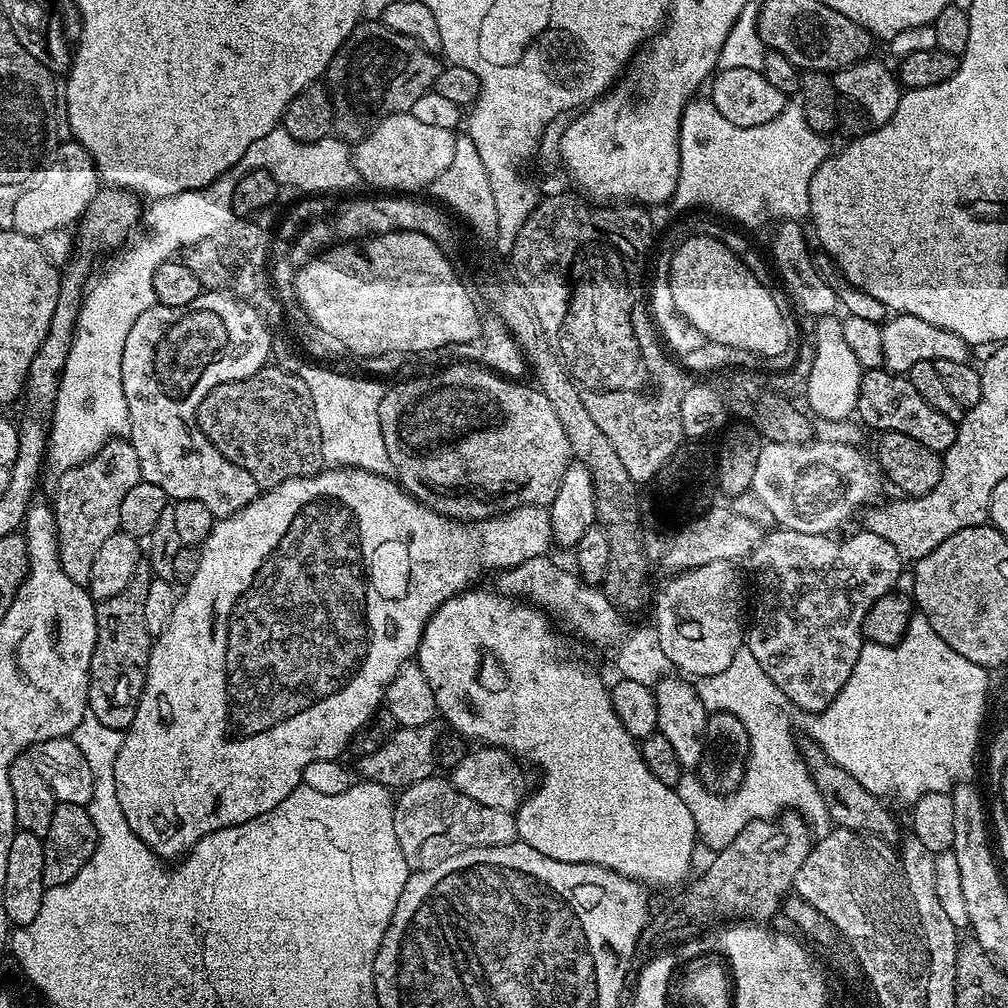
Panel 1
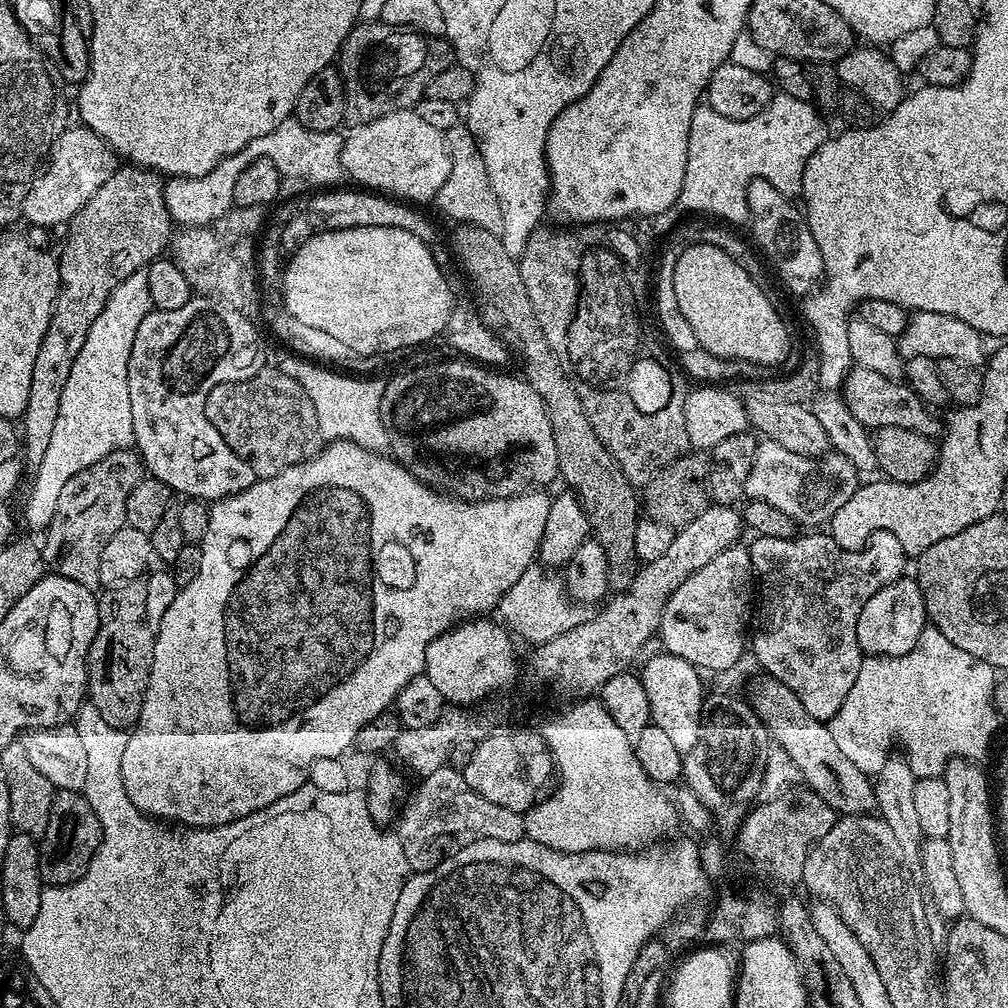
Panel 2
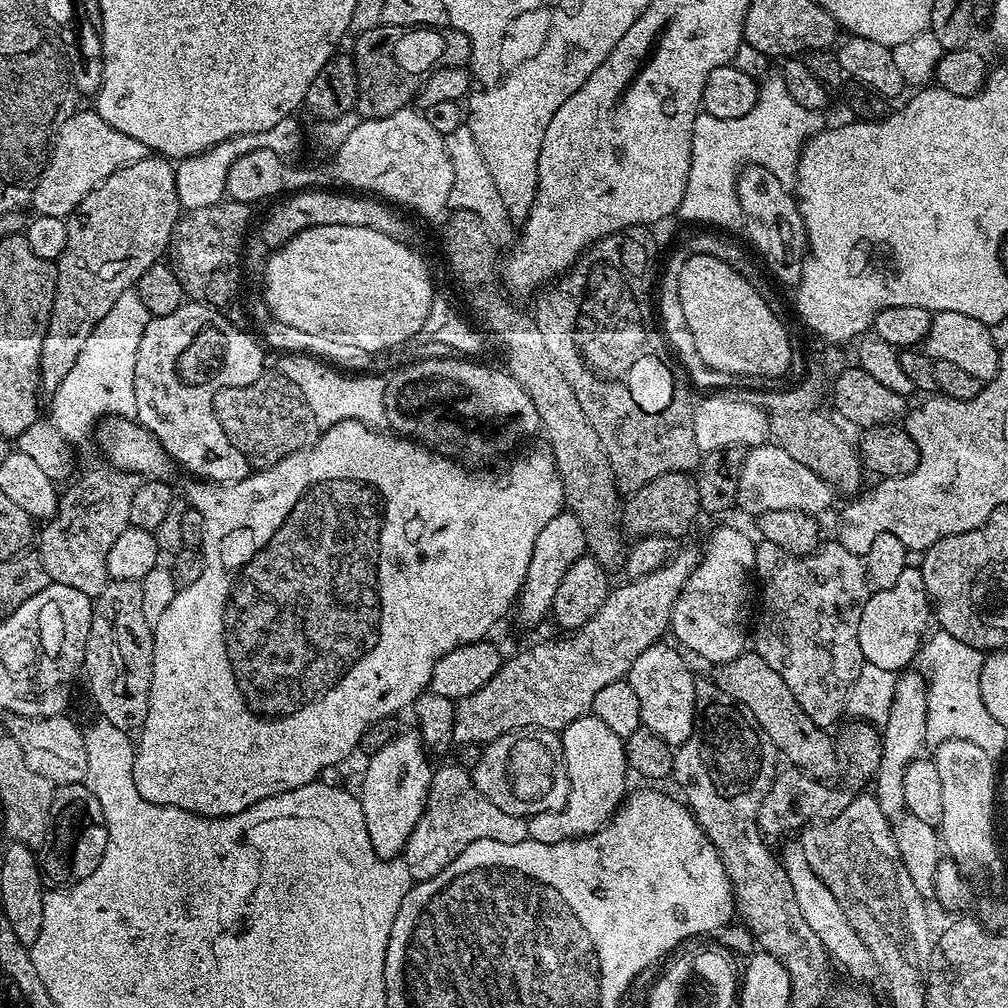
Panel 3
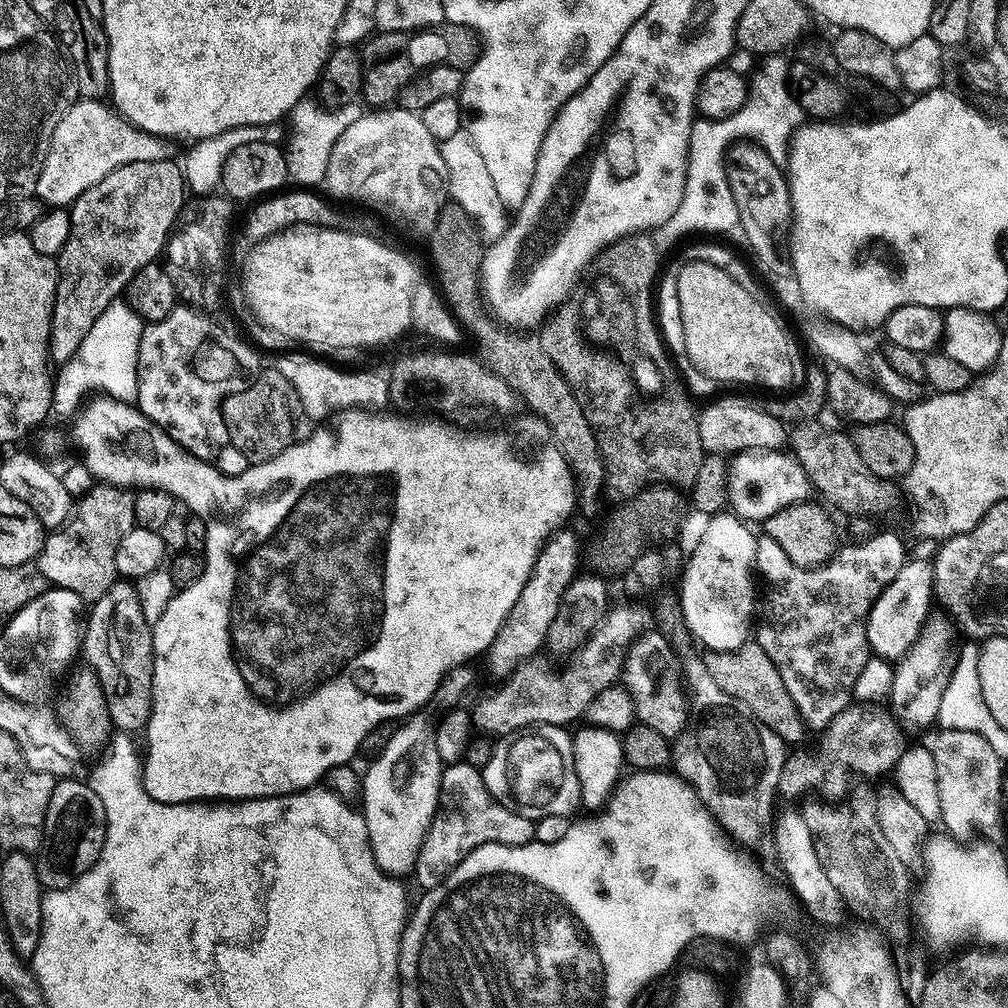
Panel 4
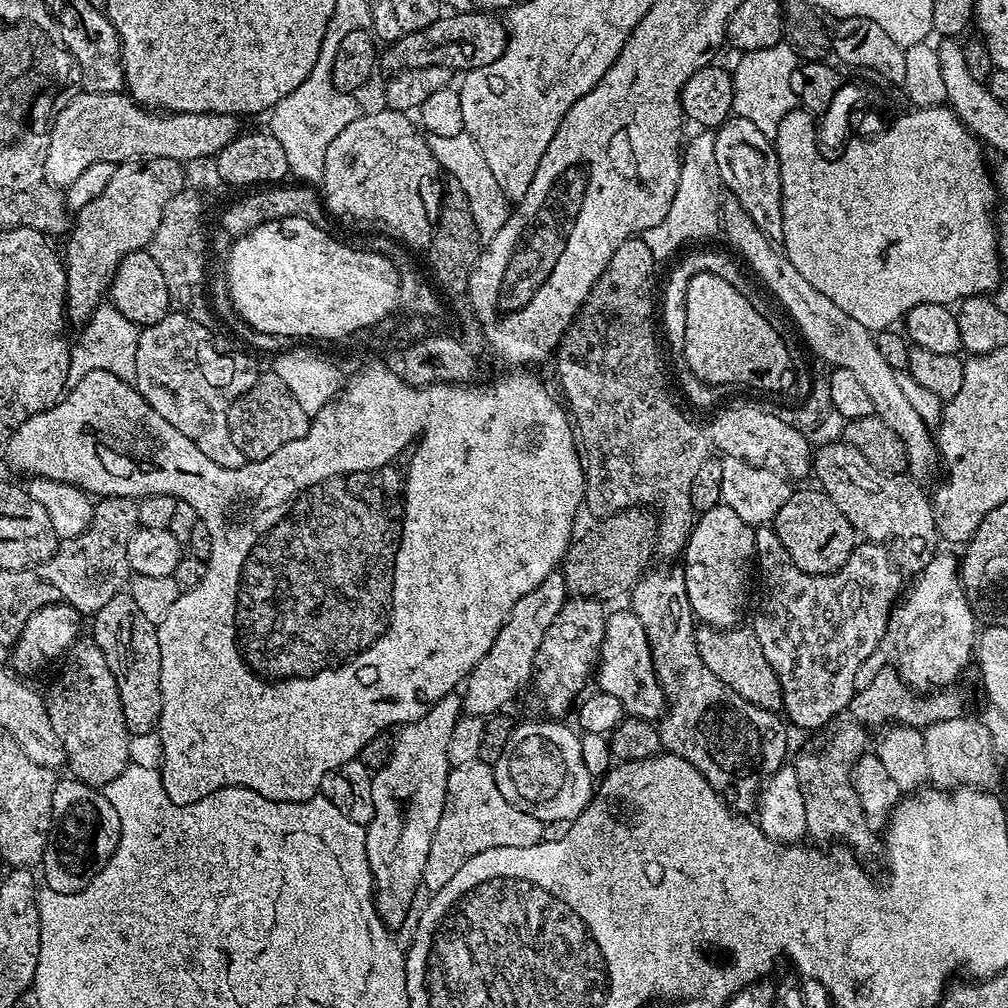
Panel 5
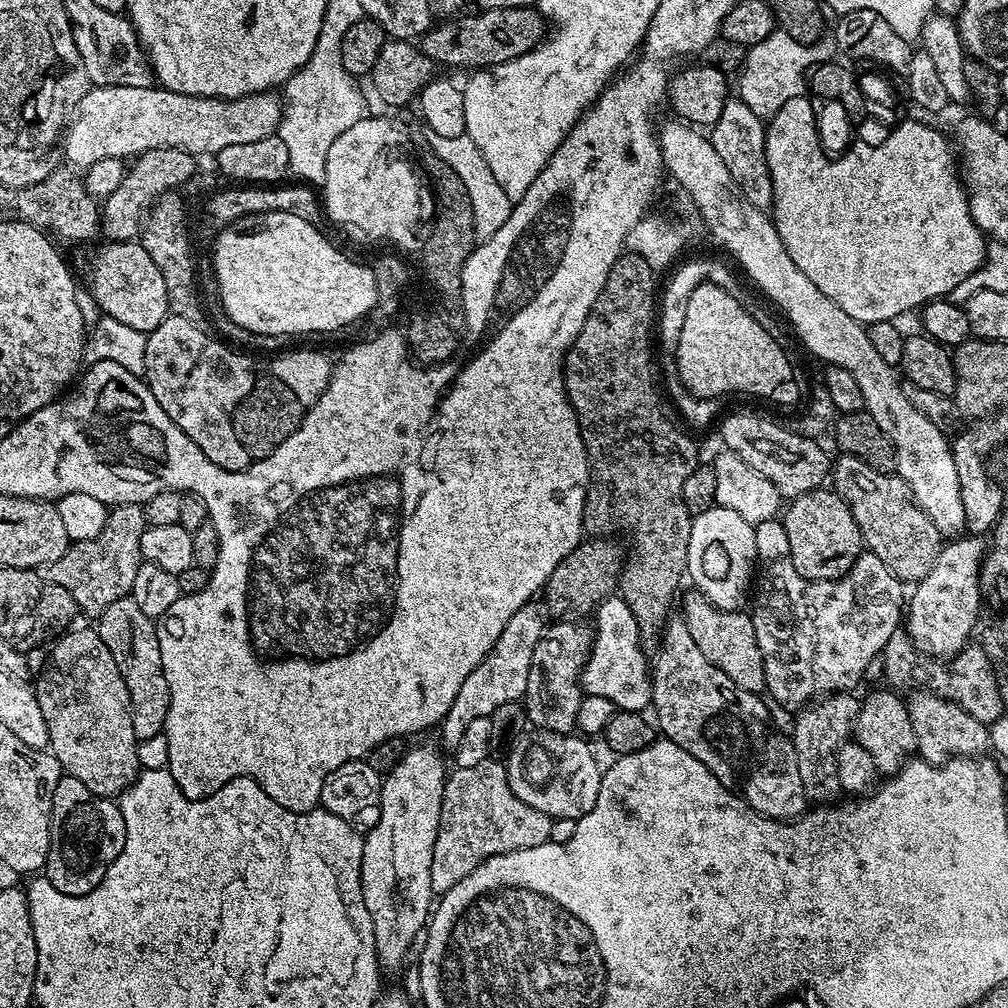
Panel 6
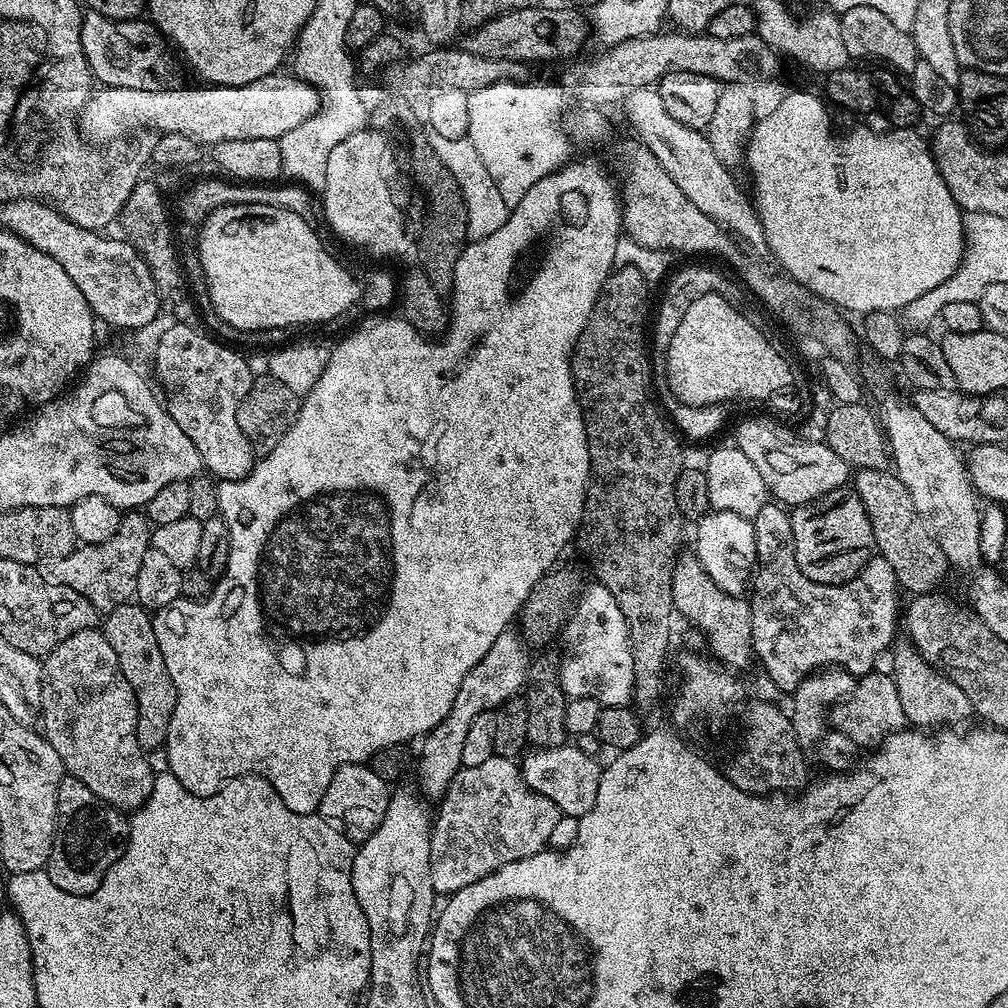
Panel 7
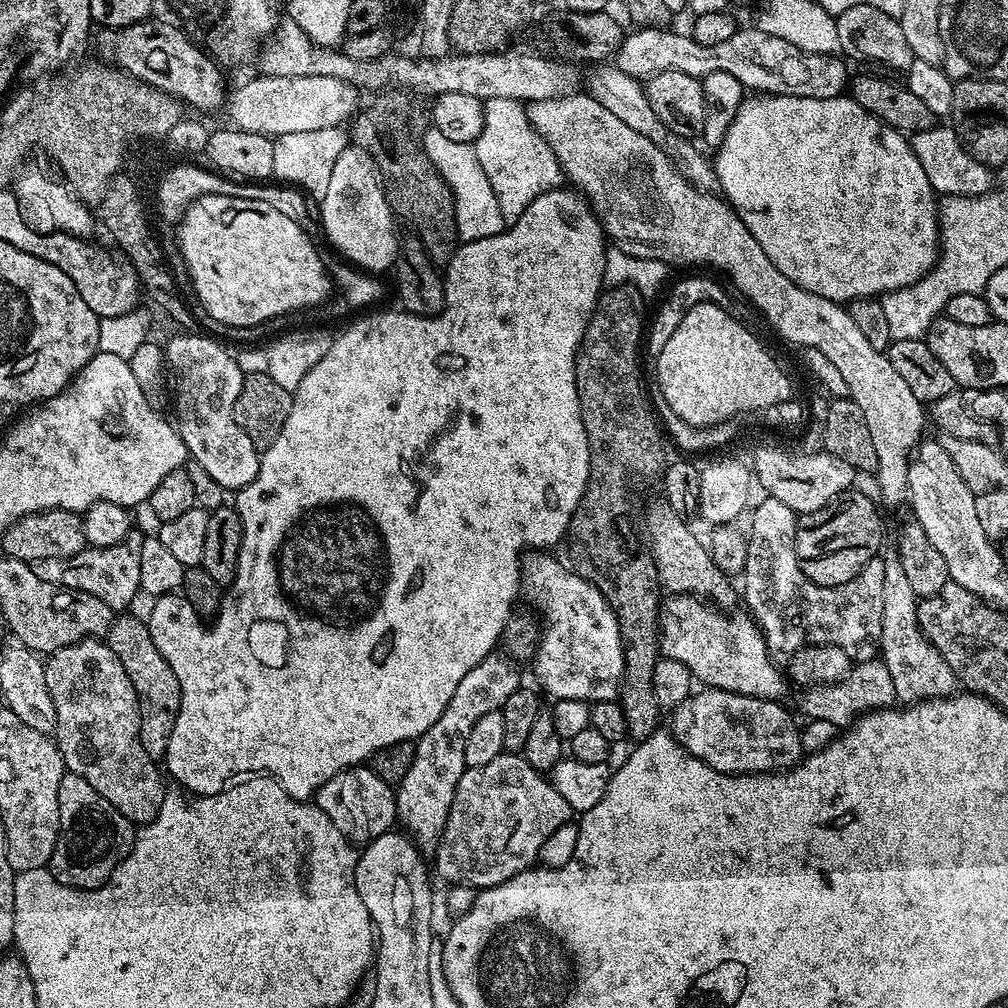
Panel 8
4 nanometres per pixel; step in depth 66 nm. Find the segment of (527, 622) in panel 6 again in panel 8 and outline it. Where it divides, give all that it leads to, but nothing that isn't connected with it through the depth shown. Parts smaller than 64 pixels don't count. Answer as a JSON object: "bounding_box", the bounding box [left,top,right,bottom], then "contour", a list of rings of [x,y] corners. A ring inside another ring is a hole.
{"bounding_box":[395,656,521,849],"contour":[[[487,656],[458,682],[458,690],[454,690],[454,698],[450,698],[446,710],[442,710],[442,718],[415,741],[414,762],[410,762],[410,770],[400,779],[395,796],[399,823],[405,829],[416,824],[416,833],[411,837],[421,849],[435,849],[446,826],[456,787],[466,768],[466,738],[470,738],[470,726],[474,726],[482,714],[500,710],[510,694],[521,686],[519,670],[506,657]]]}

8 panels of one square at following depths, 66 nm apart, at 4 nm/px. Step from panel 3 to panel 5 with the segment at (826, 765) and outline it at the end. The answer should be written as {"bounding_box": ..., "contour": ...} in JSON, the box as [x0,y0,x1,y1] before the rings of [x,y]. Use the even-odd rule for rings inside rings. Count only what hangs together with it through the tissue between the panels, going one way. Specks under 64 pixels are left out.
{"bounding_box":[696,626,784,709],"contour":[[[700,626],[696,630],[696,645],[698,654],[702,654],[702,662],[706,667],[718,674],[734,694],[742,694],[746,702],[754,702],[759,708],[779,709],[784,699],[780,693],[780,683],[766,662],[766,654],[762,654],[762,646],[751,627],[737,626],[735,628],[718,629],[711,626]]]}

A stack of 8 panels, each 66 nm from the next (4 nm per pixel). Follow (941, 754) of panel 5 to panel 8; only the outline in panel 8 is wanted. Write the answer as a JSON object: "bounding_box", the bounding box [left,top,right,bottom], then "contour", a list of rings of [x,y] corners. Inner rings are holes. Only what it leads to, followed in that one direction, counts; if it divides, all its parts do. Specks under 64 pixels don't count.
{"bounding_box":[878,551,958,702],"contour":[[[885,551],[882,559],[884,562],[884,585],[882,586],[882,634],[878,641],[878,652],[882,657],[886,670],[890,670],[890,678],[894,678],[894,690],[897,697],[904,702],[930,700],[933,696],[951,696],[957,691],[958,681],[956,671],[942,658],[942,654],[924,636],[920,629],[918,610],[916,609],[918,597],[914,594],[914,586],[910,586],[906,578],[906,570],[902,570],[899,551]]]}

